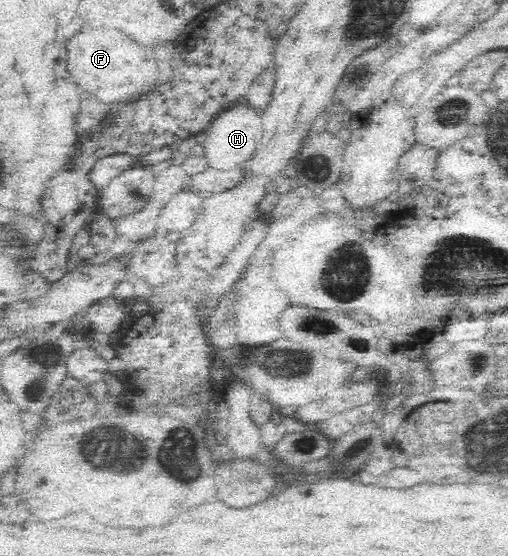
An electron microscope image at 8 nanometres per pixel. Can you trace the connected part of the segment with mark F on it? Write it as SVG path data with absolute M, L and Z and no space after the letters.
M92 29L88 33L78 33L72 41L66 43L66 67L76 79L76 83L92 93L94 97L100 97L108 103L118 103L130 99L130 95L144 93L158 81L158 63L166 59L156 59L154 49L134 43L132 39L124 39L118 31L106 31L106 29Z

